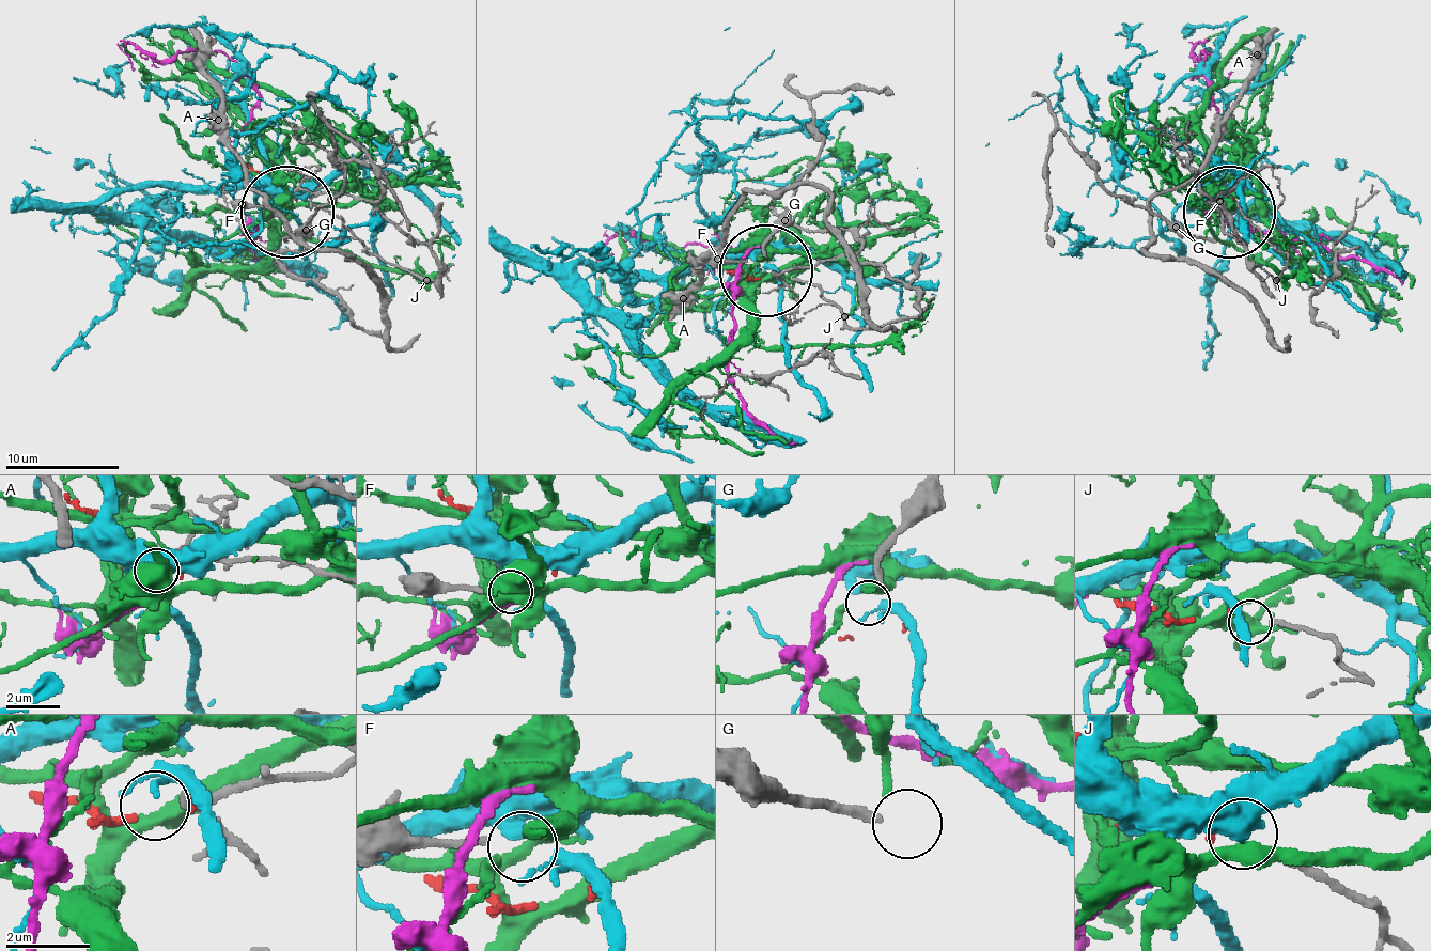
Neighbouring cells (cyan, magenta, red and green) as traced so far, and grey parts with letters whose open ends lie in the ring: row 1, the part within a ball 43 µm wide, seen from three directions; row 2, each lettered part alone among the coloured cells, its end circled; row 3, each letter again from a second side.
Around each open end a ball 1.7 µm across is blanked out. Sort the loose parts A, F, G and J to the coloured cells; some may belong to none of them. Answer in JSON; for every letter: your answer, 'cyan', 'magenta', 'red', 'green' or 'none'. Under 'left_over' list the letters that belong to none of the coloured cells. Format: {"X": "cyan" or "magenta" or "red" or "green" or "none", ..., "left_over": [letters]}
{"A": "none", "F": "green", "G": "none", "J": "red", "left_over": ["A", "G"]}

